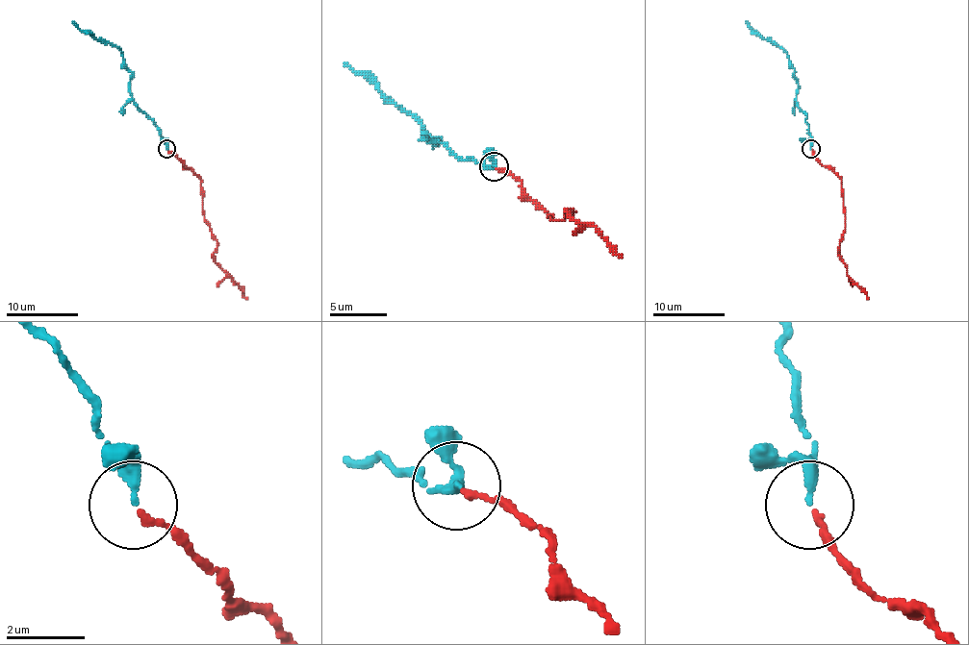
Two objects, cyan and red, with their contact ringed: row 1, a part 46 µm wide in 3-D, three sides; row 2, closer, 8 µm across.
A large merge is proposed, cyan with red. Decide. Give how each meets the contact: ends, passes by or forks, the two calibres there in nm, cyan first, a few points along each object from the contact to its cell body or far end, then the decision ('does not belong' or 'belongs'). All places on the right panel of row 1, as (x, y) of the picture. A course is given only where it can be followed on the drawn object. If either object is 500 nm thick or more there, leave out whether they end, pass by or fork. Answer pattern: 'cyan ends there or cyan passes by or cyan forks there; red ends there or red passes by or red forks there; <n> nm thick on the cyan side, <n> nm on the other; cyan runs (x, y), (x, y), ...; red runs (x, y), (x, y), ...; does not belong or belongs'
cyan passes by; red ends there; 170 nm thick on the cyan side, 170 nm on the other; cyan runs (810, 149), (812, 136), (807, 115), (798, 106), (798, 79), (787, 54), (777, 43), (763, 39), (746, 21); red runs (812, 149), (812, 155), (841, 180), (845, 221), (839, 260), (847, 276), (868, 299); belongs

